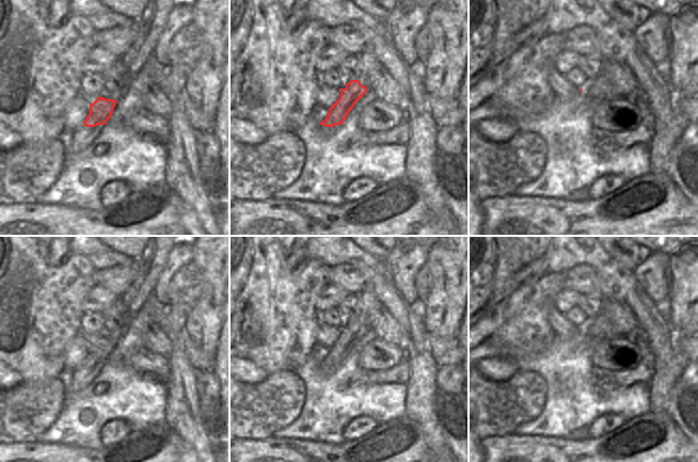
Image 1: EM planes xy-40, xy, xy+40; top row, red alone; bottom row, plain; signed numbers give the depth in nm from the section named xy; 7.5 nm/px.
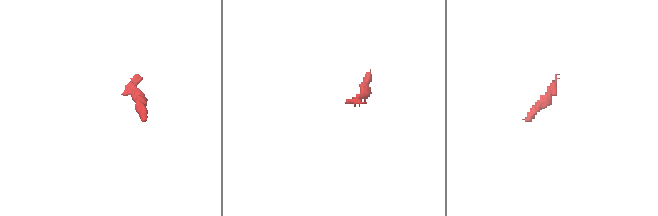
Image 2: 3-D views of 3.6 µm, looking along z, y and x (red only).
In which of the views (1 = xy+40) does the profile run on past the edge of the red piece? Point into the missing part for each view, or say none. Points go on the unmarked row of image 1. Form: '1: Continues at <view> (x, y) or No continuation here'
1: No continuation here.

